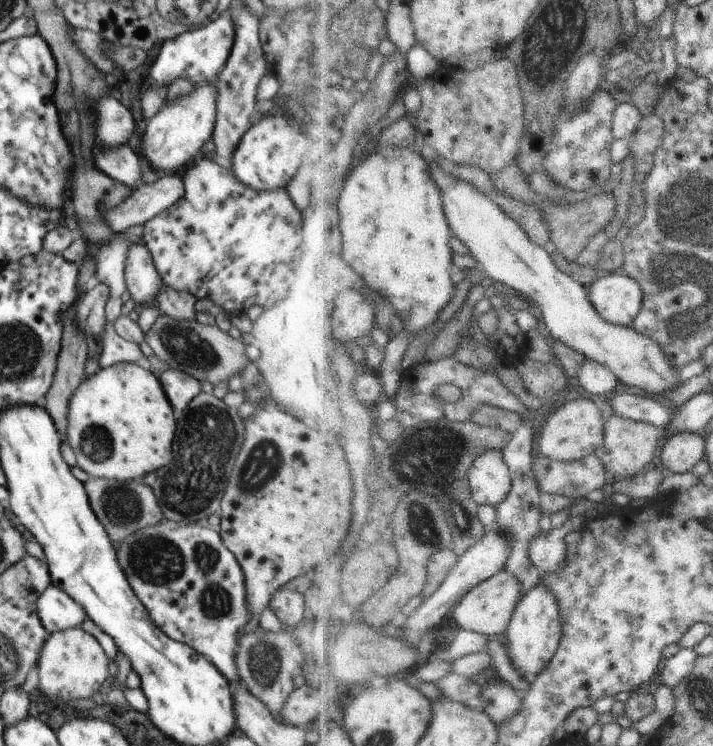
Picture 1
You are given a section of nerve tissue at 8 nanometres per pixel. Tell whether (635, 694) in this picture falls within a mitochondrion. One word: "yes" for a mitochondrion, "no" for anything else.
no

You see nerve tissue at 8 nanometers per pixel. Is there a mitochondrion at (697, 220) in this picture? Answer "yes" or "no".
yes

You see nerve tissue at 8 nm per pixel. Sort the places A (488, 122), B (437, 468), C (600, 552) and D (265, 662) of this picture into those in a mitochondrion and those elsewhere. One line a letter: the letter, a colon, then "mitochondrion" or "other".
A: other
B: mitochondrion
C: mitochondrion
D: mitochondrion

